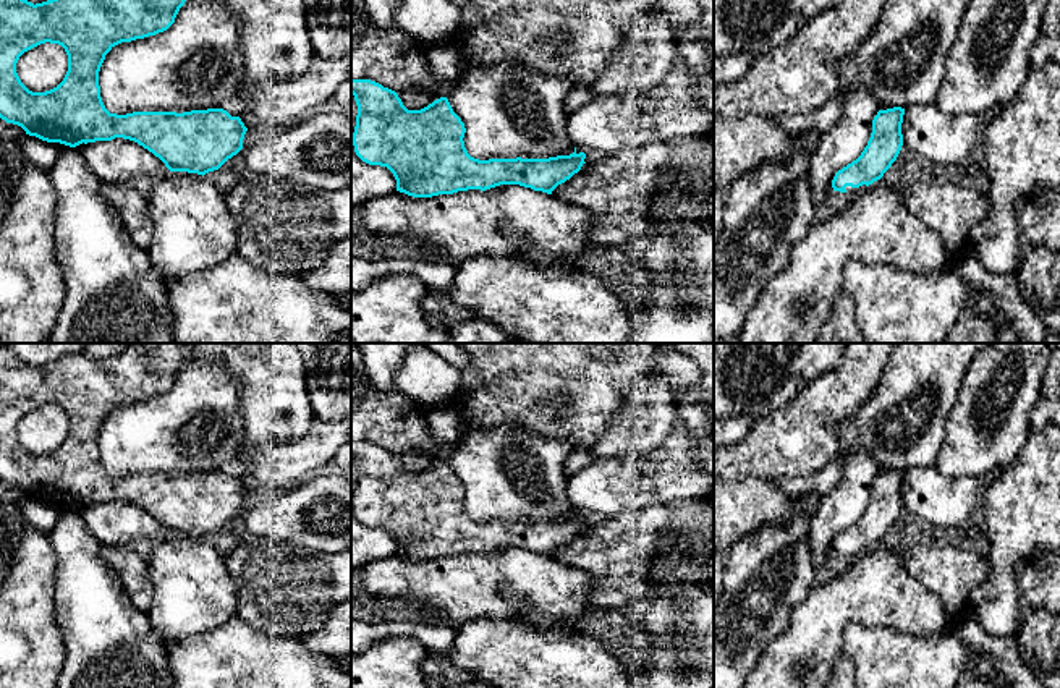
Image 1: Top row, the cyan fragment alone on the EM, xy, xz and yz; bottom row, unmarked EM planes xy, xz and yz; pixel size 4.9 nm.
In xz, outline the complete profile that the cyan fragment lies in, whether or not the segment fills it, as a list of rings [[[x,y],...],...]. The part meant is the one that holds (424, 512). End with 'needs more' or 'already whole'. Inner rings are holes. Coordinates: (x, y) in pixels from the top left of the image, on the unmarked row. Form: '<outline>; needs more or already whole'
[[[351,442],[351,457],[358,468],[356,489],[353,495],[353,508],[356,518],[369,526],[387,529],[395,542],[396,554],[413,560],[432,560],[439,557],[453,557],[468,552],[490,552],[500,547],[519,547],[534,554],[552,557],[552,554],[570,542],[586,526],[584,515],[575,515],[570,518],[557,518],[549,521],[489,521],[479,523],[468,516],[464,510],[464,486],[453,474],[447,460],[440,460],[421,473],[408,473],[398,457],[382,447],[371,442]]]; already whole

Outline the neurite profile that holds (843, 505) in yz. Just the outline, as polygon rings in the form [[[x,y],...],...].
[[[863,447],[840,458],[842,476],[824,497],[811,518],[809,546],[814,567],[820,567],[833,554],[832,542],[838,533],[856,523],[872,495],[872,482],[879,465]]]

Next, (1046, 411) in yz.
[[[1060,346],[1054,351],[1041,380],[1041,398],[1029,413],[1029,424],[1032,432],[1047,426],[1060,427]]]

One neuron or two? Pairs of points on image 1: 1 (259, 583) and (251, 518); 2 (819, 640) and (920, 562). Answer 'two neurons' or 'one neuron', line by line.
1: two neurons
2: two neurons

